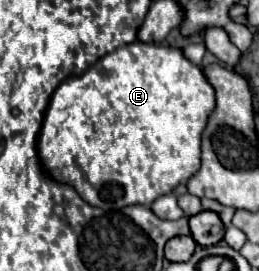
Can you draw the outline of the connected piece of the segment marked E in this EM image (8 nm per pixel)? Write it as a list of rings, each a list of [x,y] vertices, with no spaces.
[[[137,40],[133,44],[125,44],[121,48],[115,48],[109,54],[105,54],[85,74],[69,78],[69,80],[63,80],[59,84],[59,88],[51,96],[49,108],[47,108],[45,118],[43,118],[43,126],[41,126],[41,134],[39,134],[39,142],[37,142],[39,158],[41,158],[43,168],[55,180],[73,186],[77,190],[77,194],[89,206],[103,208],[103,210],[121,210],[121,208],[131,206],[131,204],[151,206],[159,196],[173,192],[175,186],[179,186],[181,182],[187,182],[189,176],[193,176],[193,172],[197,172],[197,168],[201,168],[201,134],[205,130],[205,124],[207,124],[213,108],[215,108],[213,86],[209,84],[209,80],[203,74],[203,70],[183,56],[181,48],[171,48],[171,46],[161,46],[161,44],[147,44],[147,42],[139,42]]]

